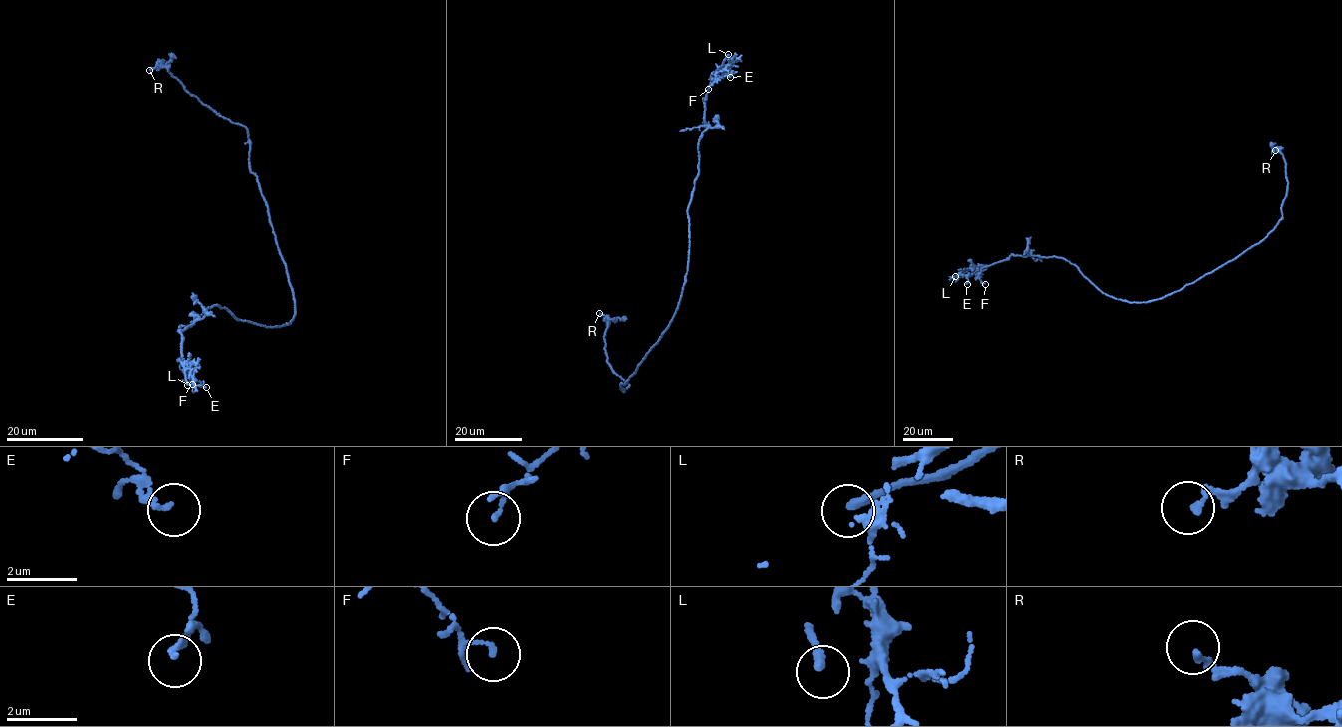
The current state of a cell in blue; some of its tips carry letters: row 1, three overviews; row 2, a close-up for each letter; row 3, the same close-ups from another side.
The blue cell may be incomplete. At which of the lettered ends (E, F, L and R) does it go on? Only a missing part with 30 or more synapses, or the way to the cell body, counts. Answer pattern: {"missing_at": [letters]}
{"missing_at": ["L"]}

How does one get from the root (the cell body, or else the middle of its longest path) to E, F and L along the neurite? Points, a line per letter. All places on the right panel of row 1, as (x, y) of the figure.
E: (1156, 299), (1130, 302), (1102, 293), (1076, 266), (1053, 256), (1012, 254), (977, 265), (967, 284)
F: (1156, 299), (1130, 302), (1102, 293), (1076, 266), (1053, 256), (1012, 254), (978, 265), (977, 277), (985, 284)
L: (1156, 299), (1130, 302), (1102, 293), (1076, 266), (1053, 256), (1012, 254), (991, 265), (976, 266), (955, 276)

